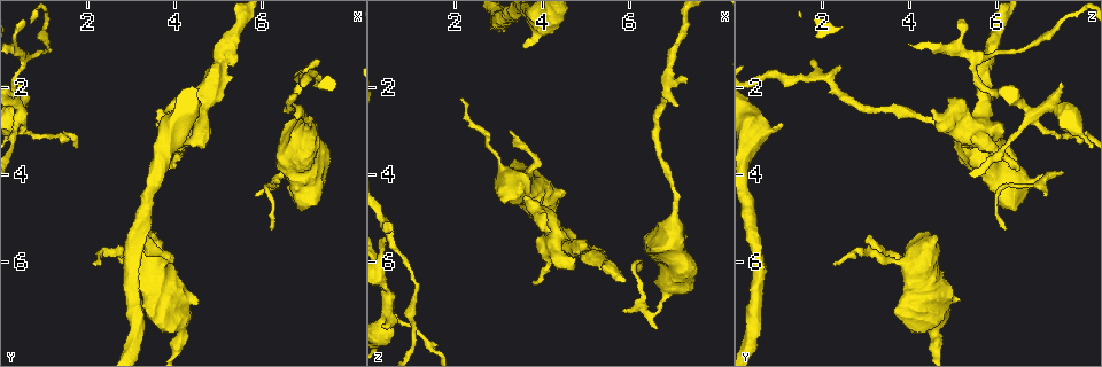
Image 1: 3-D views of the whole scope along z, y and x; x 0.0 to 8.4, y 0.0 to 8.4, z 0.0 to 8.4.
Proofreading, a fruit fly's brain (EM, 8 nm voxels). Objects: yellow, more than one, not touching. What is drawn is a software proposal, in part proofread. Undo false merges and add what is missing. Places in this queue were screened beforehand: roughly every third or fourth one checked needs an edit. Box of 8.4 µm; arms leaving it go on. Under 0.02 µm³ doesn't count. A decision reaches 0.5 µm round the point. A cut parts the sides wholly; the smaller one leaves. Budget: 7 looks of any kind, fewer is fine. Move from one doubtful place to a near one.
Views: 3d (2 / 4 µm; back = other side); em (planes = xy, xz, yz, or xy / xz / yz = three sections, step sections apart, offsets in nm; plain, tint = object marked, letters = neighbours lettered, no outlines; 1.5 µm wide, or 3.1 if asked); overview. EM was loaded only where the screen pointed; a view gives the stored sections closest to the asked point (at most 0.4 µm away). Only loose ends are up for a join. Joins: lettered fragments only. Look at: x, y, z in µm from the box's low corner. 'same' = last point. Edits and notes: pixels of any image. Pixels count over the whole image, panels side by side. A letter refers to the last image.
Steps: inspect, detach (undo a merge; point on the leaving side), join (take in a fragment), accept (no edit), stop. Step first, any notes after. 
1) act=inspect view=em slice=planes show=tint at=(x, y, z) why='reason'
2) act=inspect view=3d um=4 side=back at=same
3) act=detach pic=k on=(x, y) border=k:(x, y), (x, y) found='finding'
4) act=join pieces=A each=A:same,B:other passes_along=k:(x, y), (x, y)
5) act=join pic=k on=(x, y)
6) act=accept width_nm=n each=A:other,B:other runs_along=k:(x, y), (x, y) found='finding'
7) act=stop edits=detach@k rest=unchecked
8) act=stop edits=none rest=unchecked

act=inspect view=em slice=xy step=8 show=tint at=(3.60, 2.85, 1.10) why='branch stops here'

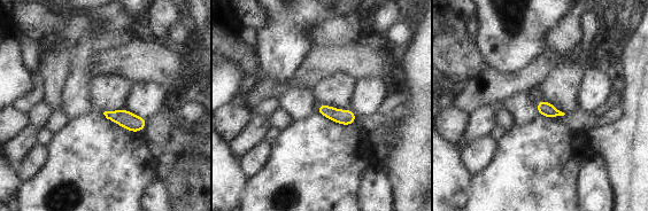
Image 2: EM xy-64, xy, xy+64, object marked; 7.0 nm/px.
act=inspect view=em slice=xy step=8 show=letters at=same

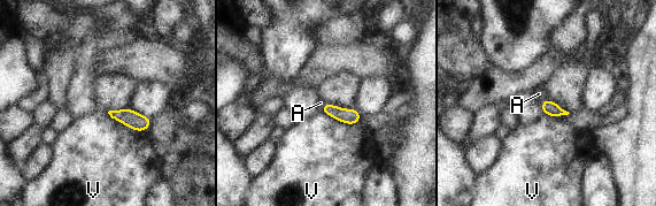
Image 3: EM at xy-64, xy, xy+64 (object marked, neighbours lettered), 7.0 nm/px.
act=join pieces=A each=A:same,V:other passes_along=3:(549, 107), (543, 100), (539, 93) found='the cell continues'

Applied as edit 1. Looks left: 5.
act=inspect view=3d um=4 at=(3.25, 5.55, 3.00) why='branch stops here'

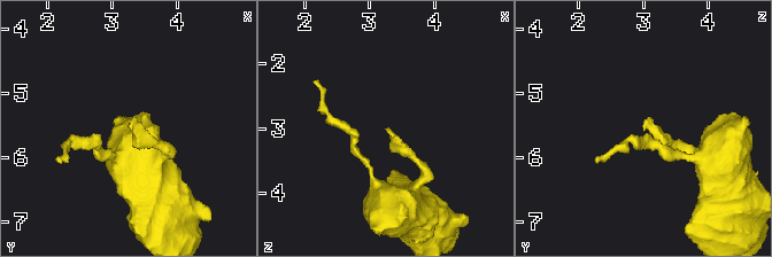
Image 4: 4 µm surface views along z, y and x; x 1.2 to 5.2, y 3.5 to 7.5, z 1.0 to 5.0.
act=inspect view=em slice=planes show=tint at=(3.20, 5.45, 3.00)

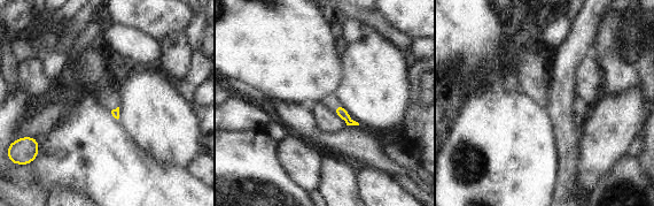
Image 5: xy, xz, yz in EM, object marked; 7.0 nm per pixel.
act=inspect view=em slice=planes show=letters at=same why='see the neighbours'

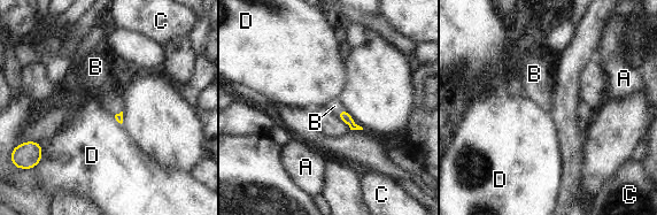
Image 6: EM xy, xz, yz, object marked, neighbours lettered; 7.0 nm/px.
act=join pieces=B each=A:other,B:same,C:other,D:other passes_along=6:(344, 115), (339, 112), (334, 106) found='it goes on there'

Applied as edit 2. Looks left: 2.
act=stop edits=join@3,join@6 rest=unchecked

